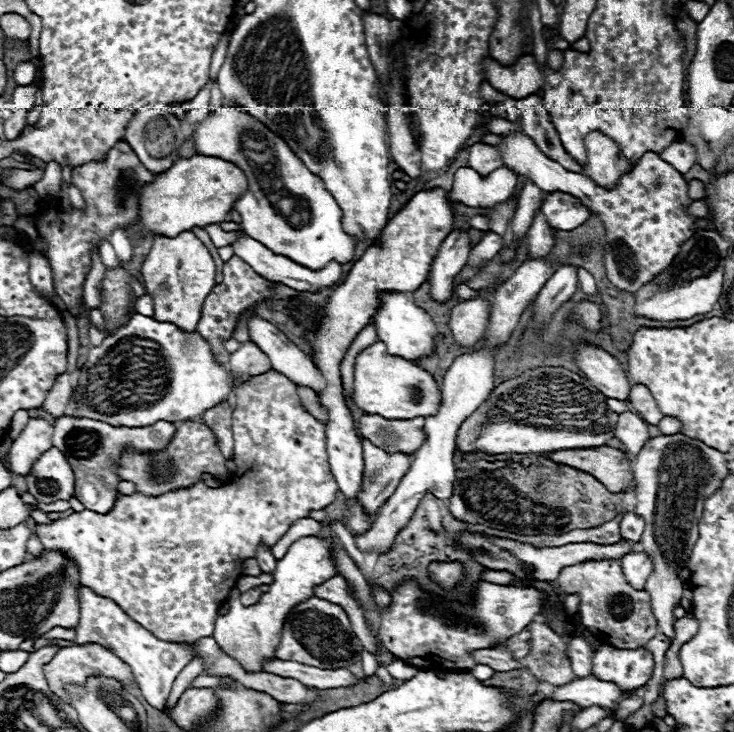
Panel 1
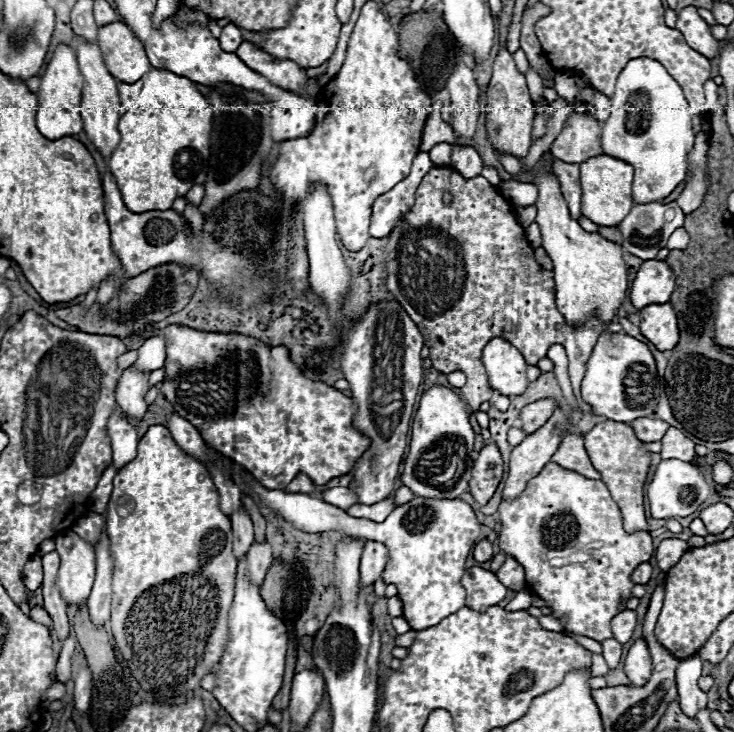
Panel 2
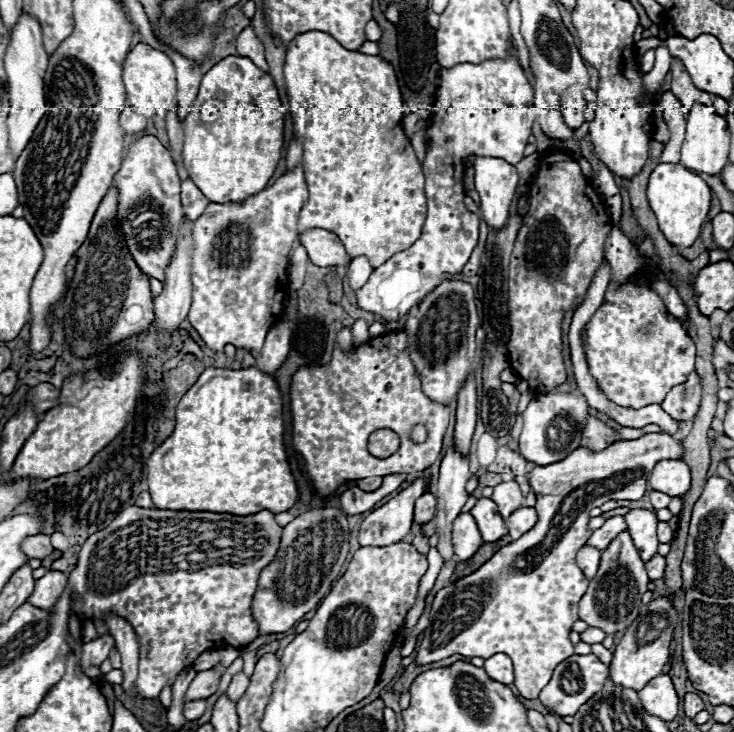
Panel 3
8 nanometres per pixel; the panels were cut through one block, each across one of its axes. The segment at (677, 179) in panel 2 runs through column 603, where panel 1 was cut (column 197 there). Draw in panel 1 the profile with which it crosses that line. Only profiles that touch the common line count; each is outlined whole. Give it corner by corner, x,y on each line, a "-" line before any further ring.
226,102
220,112
210,112
208,118
196,128
196,150
202,156
218,156
234,162
246,174
248,194
244,194
234,204
234,210
238,210
242,216
242,230
254,240
260,240
274,254
286,256
310,270
322,270
332,260
338,264
346,264
354,258
356,240
342,230
340,206
336,204
336,200
332,200
330,192
324,188
324,182
300,162
300,158
288,148
288,144
284,144
284,140
280,140
258,120
252,120
248,112

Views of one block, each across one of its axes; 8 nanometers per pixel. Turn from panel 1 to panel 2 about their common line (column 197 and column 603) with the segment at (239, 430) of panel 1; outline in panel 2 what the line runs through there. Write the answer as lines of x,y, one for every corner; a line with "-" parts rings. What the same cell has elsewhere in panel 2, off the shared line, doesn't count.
540,470
538,476
534,476
528,486
524,488
524,492
514,498
514,500
502,500
500,502
500,532
498,532
498,542
500,542
500,550
508,556
512,556
518,564
524,566
526,570
526,582
530,584
530,588
534,590
536,596
540,596
548,608
550,608
550,616
558,618
558,622
564,626
566,632
574,632
578,636
588,636
588,638
594,638
594,640
606,640
606,638
612,638
612,630
610,630
610,620
612,616
616,616
620,612
620,602
622,600
630,600
632,598
632,588
634,588
634,582
632,582
632,572
650,560
650,556
654,554
654,546
652,546
652,538
648,532
642,532
642,534
628,534
624,532
622,528
622,516
620,516
620,510
616,506
616,502
612,500
606,484
602,480
588,480
576,472
570,472
570,470

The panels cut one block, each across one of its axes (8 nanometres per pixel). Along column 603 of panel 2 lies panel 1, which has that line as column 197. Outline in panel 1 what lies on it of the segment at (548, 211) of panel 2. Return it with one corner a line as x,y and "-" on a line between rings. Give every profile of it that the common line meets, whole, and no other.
184,230
176,238
154,236
152,250
142,266
146,292
154,300
154,318
172,322
184,332
194,332
200,320
202,302
214,288
214,274
216,266
210,252
192,230

